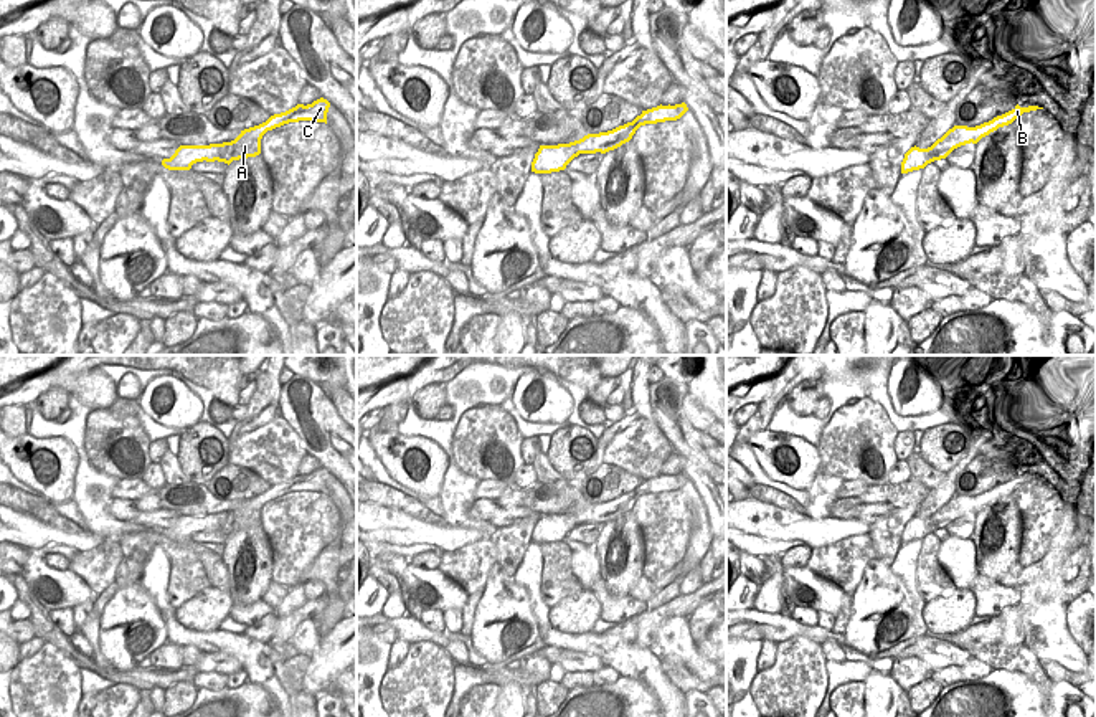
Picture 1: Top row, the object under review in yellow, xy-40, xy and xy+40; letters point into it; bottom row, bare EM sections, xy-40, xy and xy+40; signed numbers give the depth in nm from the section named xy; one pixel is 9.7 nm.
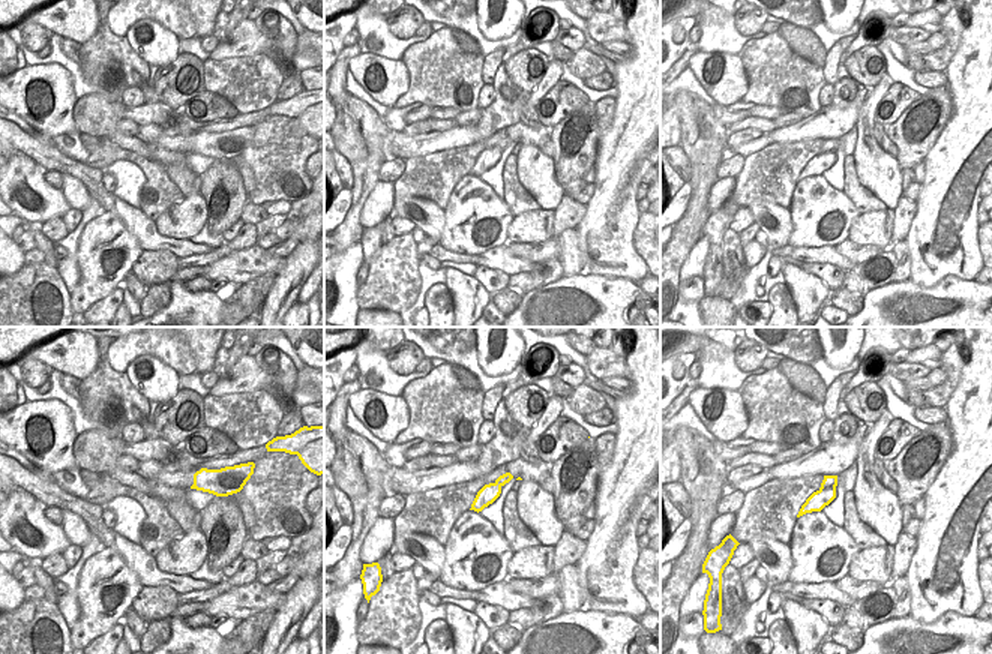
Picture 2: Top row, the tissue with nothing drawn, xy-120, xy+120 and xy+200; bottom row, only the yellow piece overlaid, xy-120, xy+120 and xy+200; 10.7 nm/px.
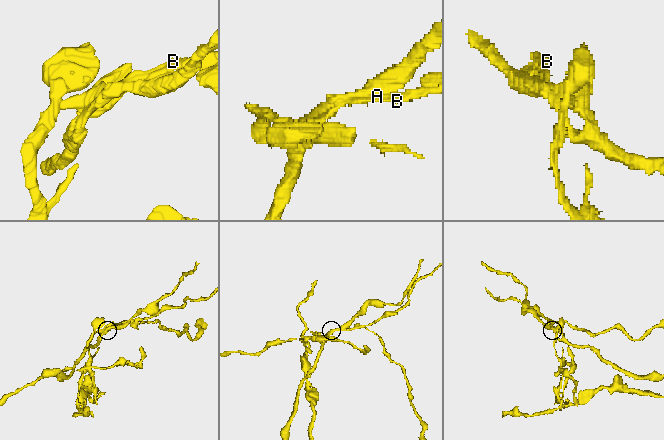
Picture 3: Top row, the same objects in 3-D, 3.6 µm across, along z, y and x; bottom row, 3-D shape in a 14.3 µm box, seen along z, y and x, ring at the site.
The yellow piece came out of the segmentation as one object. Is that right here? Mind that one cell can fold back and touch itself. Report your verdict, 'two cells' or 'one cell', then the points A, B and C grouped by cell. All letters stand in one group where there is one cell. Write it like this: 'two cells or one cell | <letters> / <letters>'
two cells | A / B C

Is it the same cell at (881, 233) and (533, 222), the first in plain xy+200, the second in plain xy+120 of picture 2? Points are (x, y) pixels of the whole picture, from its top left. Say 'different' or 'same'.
same

